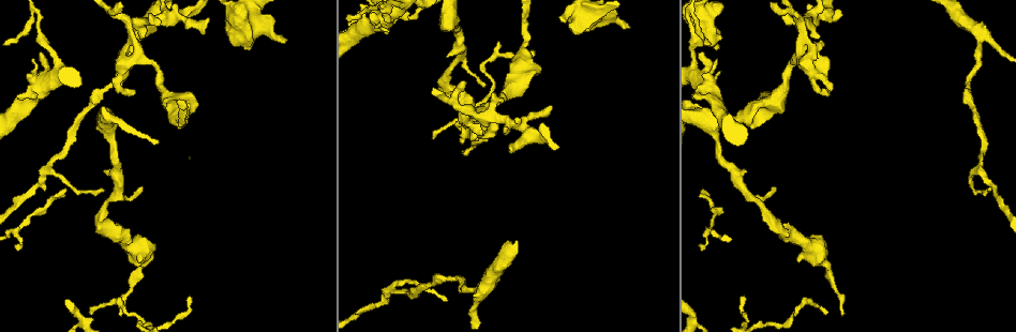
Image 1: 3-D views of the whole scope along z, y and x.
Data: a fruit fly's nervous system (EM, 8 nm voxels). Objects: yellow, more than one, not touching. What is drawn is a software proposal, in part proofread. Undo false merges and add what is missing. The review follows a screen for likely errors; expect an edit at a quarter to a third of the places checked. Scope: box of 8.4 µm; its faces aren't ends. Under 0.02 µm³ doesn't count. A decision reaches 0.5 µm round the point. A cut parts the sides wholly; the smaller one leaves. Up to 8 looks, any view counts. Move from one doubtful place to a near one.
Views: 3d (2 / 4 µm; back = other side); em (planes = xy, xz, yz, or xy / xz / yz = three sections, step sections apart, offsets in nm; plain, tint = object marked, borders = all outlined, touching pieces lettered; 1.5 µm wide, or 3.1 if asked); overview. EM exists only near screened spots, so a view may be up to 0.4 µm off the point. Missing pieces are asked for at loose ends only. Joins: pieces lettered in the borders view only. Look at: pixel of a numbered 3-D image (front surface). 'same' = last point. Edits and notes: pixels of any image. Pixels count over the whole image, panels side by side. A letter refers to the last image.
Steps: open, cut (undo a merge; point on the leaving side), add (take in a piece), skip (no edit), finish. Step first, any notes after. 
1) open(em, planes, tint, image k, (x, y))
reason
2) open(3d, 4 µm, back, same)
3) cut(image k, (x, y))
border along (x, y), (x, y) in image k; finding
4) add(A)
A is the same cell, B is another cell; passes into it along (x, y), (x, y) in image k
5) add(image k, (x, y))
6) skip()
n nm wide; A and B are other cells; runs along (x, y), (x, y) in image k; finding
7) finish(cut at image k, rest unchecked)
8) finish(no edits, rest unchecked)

open(3d, 4 µm, back, image 1, (482, 291))
thick turns thin

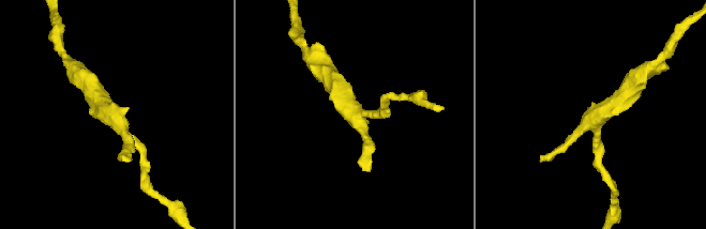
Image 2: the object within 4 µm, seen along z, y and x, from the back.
open(em, planes, borders, image 2, (114, 117))

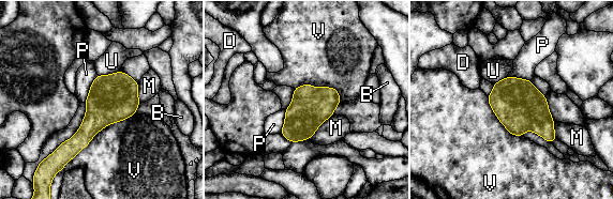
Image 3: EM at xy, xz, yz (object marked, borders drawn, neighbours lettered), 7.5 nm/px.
skip()
B, D, M, P, U and V are other cells; border along (135, 112), (104, 126), (64, 165) in image 3; continuous, no second cell

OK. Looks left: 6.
open(em, planes, borders, image 1, (626, 27))
free end

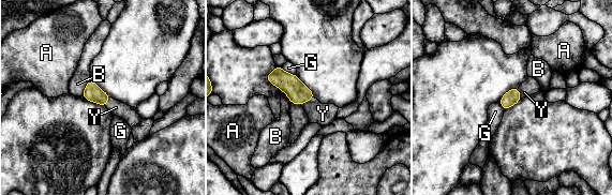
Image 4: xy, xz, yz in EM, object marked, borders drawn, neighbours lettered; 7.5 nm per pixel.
add(image 4, (323, 114))
Y is the same cell, A, B and G are other cells; the cell continues

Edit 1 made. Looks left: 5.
open(em, xy, step 8, plain, image 1, (138, 26))
three arms meet

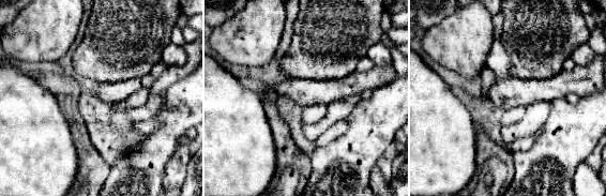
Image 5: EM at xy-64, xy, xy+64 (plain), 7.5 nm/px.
open(em, xy, step 8, borders, same)

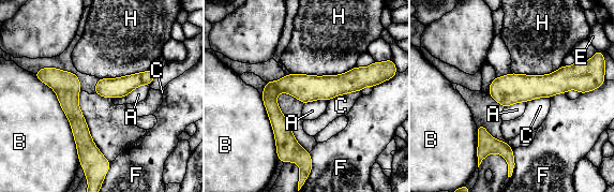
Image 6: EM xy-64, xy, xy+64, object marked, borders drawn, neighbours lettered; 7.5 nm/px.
skip()
A, B, C, E, F and H are other cells; border along (149, 84), (137, 86), (117, 98) in image 6; one cell here

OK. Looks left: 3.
finish(add at image 4, rest unchecked)

